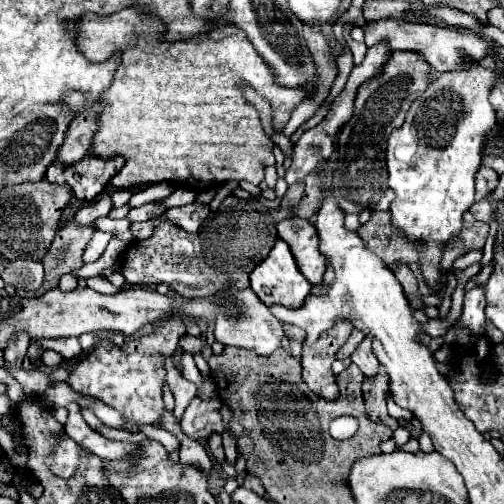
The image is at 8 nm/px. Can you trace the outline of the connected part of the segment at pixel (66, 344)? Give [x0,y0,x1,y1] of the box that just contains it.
[32,337,82,359]

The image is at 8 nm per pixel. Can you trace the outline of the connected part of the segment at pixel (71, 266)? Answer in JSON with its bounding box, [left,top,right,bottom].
[36,221,96,295]

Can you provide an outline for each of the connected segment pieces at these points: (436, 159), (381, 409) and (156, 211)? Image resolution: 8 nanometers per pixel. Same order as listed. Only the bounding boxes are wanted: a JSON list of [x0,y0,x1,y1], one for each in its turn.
[[388,67,496,297],[362,365,400,429],[128,201,166,223]]

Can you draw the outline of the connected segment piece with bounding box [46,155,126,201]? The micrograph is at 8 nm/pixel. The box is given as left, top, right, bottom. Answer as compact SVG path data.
M86 155L82 161L72 165L54 161L46 171L46 179L50 183L68 183L78 199L92 201L104 191L104 187L120 171L120 167L124 167L124 161L124 157L102 159L96 155Z

